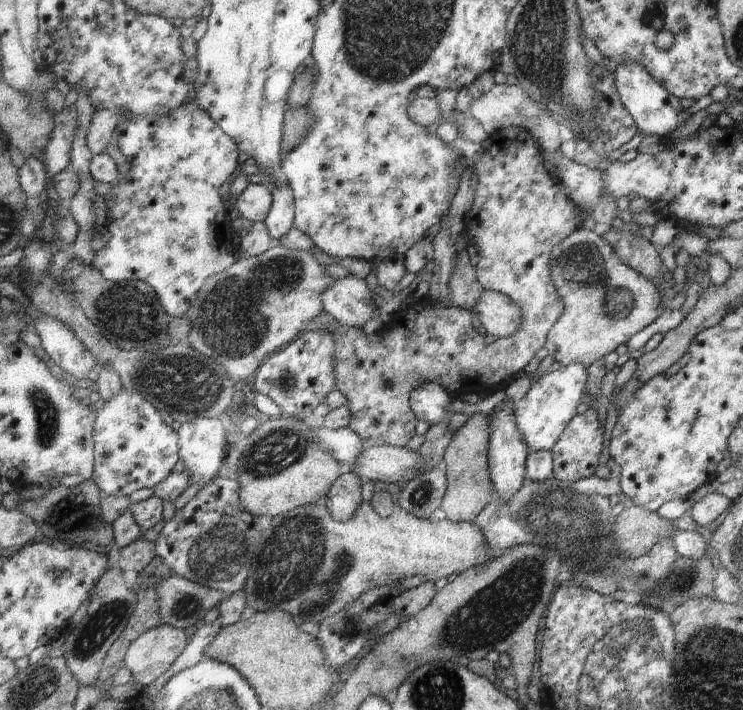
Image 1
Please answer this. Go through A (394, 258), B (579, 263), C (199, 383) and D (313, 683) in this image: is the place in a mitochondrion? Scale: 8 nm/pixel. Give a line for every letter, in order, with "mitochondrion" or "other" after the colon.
A: other
B: mitochondrion
C: mitochondrion
D: other

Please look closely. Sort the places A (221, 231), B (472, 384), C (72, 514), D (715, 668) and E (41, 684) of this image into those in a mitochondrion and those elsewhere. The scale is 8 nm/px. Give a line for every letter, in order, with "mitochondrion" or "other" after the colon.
A: other
B: other
C: mitochondrion
D: mitochondrion
E: mitochondrion

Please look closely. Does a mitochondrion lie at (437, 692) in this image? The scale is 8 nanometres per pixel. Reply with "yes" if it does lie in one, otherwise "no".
yes

